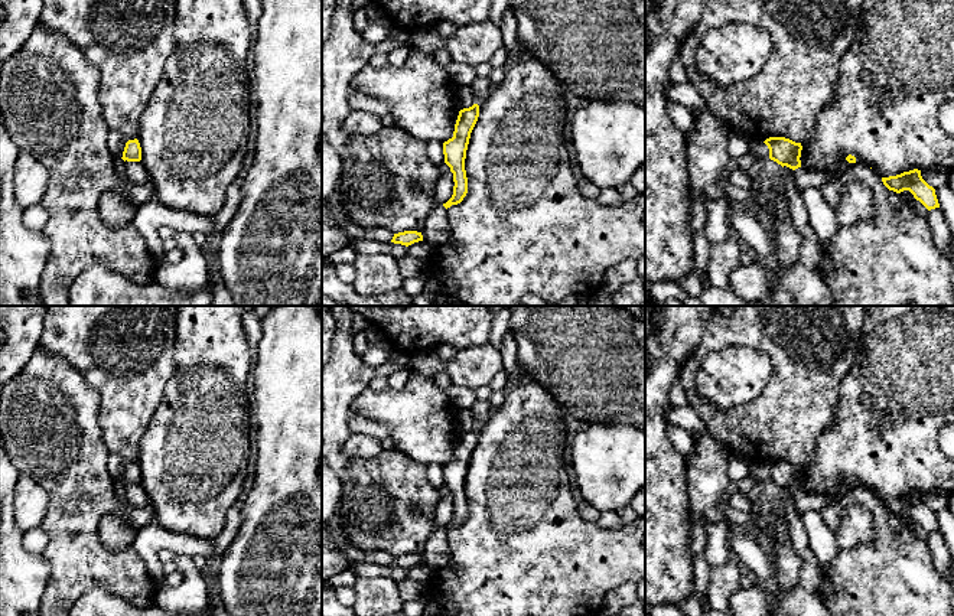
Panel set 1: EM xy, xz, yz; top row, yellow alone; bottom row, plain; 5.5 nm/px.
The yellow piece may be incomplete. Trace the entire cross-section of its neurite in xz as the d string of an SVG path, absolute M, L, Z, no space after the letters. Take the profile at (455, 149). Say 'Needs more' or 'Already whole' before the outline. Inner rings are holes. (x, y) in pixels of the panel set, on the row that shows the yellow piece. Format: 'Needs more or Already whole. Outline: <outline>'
Already whole. Outline: M478 104L460 110L455 124L453 137L443 143L445 163L450 167L455 182L452 198L446 203L443 203L446 209L452 205L460 203L468 193L465 159L471 133L478 121L478 117Z

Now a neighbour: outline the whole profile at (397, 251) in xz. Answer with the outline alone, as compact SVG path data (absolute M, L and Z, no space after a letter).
M349 238L349 245L352 245L358 254L387 254L397 261L407 257L407 247L394 242L378 242L374 239Z

